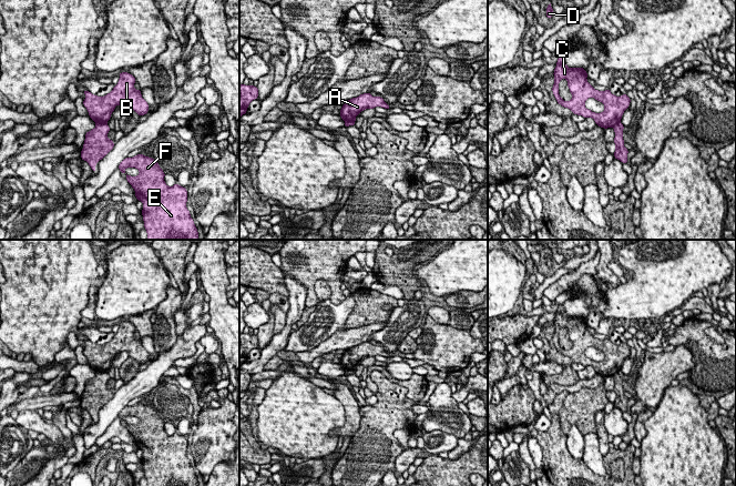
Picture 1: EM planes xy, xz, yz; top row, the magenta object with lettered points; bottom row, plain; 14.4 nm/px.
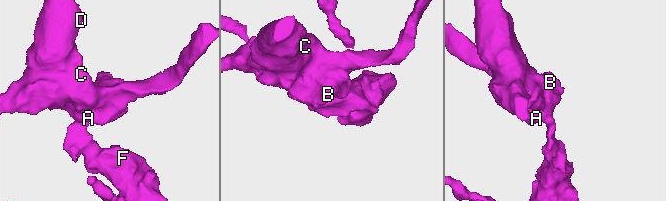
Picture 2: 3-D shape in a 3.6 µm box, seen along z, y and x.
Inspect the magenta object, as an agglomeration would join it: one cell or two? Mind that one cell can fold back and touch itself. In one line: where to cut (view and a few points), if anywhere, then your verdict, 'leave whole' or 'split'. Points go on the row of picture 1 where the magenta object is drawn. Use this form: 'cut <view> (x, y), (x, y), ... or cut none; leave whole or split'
cut xy (105, 121), (96, 124); split

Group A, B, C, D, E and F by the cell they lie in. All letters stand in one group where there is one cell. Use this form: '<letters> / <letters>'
A B C D / E F

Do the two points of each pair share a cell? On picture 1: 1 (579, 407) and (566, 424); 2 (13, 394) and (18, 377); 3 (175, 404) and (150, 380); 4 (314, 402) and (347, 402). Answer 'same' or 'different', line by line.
1: same
2: same
3: different
4: different

